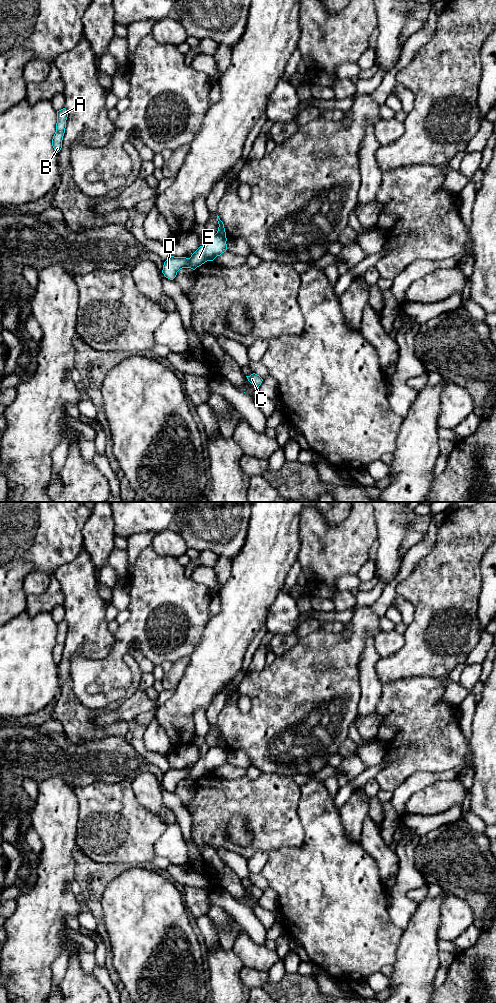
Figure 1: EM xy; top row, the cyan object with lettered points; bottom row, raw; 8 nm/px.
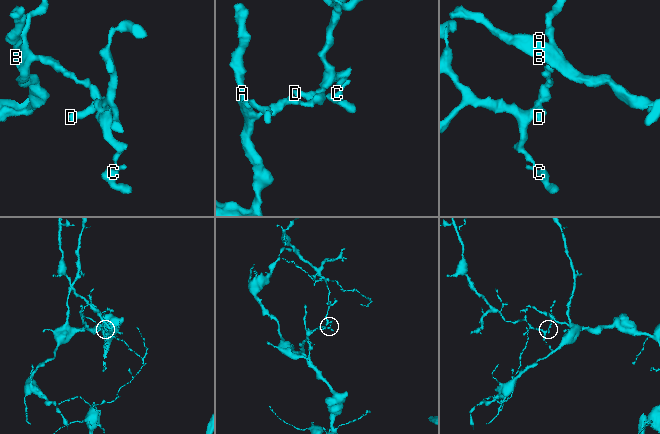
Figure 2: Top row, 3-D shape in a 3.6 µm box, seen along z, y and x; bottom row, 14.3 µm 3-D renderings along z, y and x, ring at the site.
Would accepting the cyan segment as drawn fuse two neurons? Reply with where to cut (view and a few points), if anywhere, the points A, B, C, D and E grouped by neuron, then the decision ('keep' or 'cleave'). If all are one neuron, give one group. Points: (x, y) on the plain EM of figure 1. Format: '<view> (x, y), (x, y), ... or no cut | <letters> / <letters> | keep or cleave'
xy (216, 745), (225, 749) | A B / C D E | cleave

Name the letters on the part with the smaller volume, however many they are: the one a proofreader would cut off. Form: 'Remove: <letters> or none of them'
Remove: C, D, E

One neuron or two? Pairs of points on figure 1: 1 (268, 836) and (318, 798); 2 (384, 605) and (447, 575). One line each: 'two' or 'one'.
1: two
2: two

